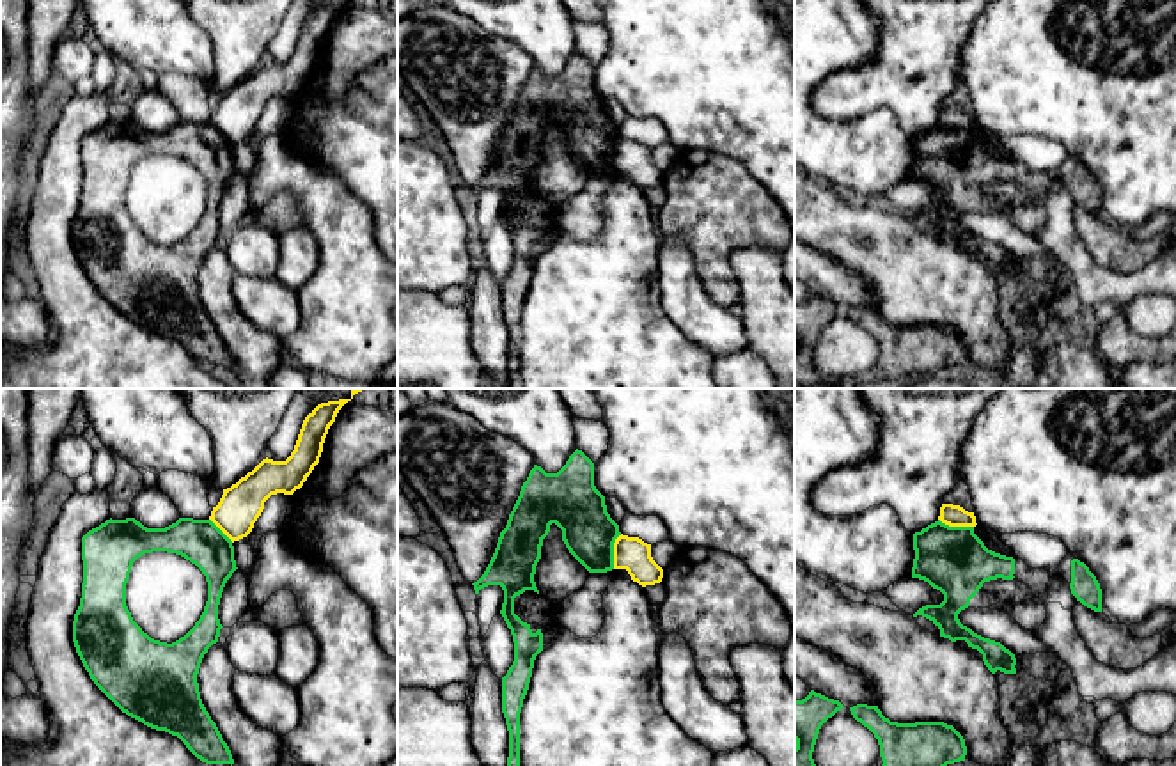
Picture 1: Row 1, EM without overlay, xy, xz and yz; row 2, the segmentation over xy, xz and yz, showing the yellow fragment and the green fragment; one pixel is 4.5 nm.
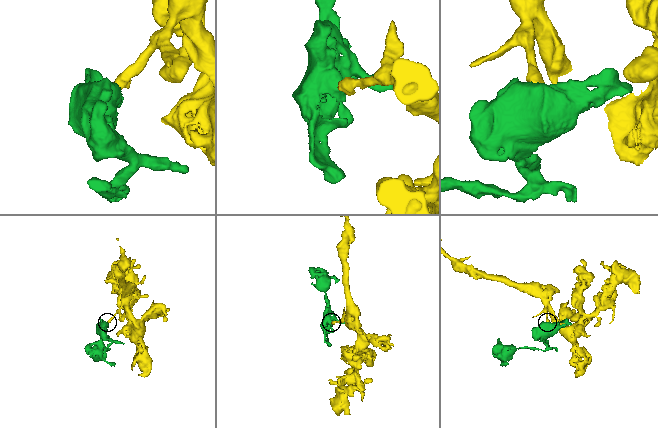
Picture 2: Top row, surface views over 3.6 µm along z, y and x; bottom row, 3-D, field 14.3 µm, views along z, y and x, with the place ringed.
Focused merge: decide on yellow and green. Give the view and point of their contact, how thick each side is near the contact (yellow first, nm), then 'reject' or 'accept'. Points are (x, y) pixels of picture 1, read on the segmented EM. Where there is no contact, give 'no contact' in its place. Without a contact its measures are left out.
xz (614, 552) | 160/240 nm | reject

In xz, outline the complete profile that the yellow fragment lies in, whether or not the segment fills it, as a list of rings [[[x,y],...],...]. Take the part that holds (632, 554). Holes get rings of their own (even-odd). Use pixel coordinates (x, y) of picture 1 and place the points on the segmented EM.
[[[623,534],[614,543],[614,569],[626,569],[642,587],[660,583],[663,578],[663,569],[651,557],[651,544]]]

